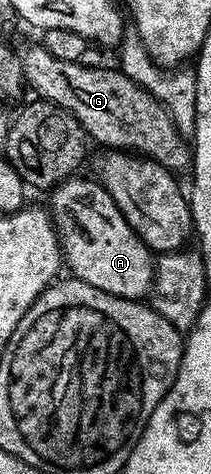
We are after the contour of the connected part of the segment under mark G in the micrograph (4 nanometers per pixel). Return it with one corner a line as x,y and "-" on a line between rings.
41,42
23,50
21,57
29,90
34,90
39,100
55,103
74,114
93,142
95,139
103,143
106,149
145,155
175,173
191,170
191,144
187,136
179,133
165,103
132,81
121,69
110,65
85,67
80,62
60,61
60,57
54,57

